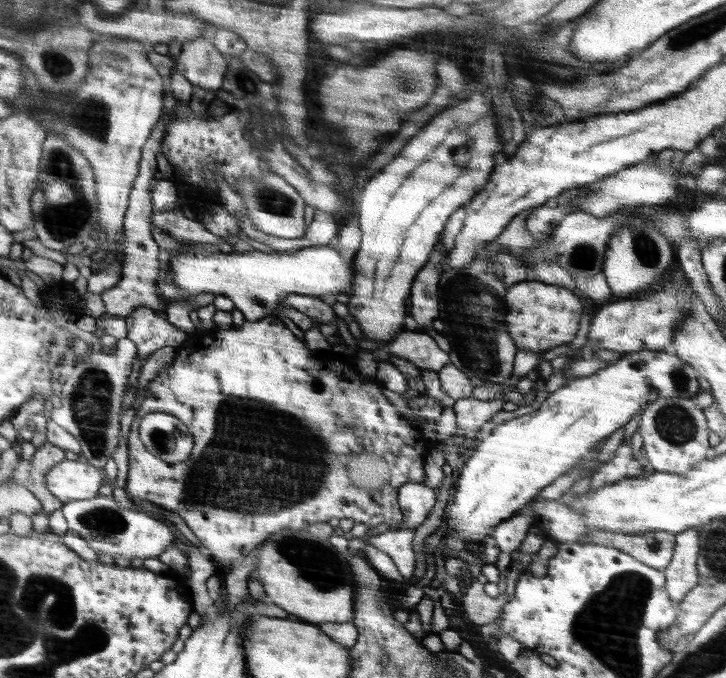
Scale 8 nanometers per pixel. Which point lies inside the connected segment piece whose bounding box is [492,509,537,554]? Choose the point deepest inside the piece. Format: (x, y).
(509, 534)

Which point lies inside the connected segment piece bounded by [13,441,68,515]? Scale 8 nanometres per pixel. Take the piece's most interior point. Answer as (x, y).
(32, 474)

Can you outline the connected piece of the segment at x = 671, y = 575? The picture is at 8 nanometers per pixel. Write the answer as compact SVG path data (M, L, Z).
M696 528L675 535L675 546L670 563L663 569L670 601L674 605L682 602L685 594L697 585L697 558L699 536Z

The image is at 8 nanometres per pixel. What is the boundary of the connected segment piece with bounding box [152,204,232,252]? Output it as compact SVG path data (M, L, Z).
M152 204L152 227L156 226L170 234L172 238L185 244L206 242L214 244L222 252L230 252L232 247L224 237L208 232L202 222L198 222L186 217L182 209L164 211L156 210Z

